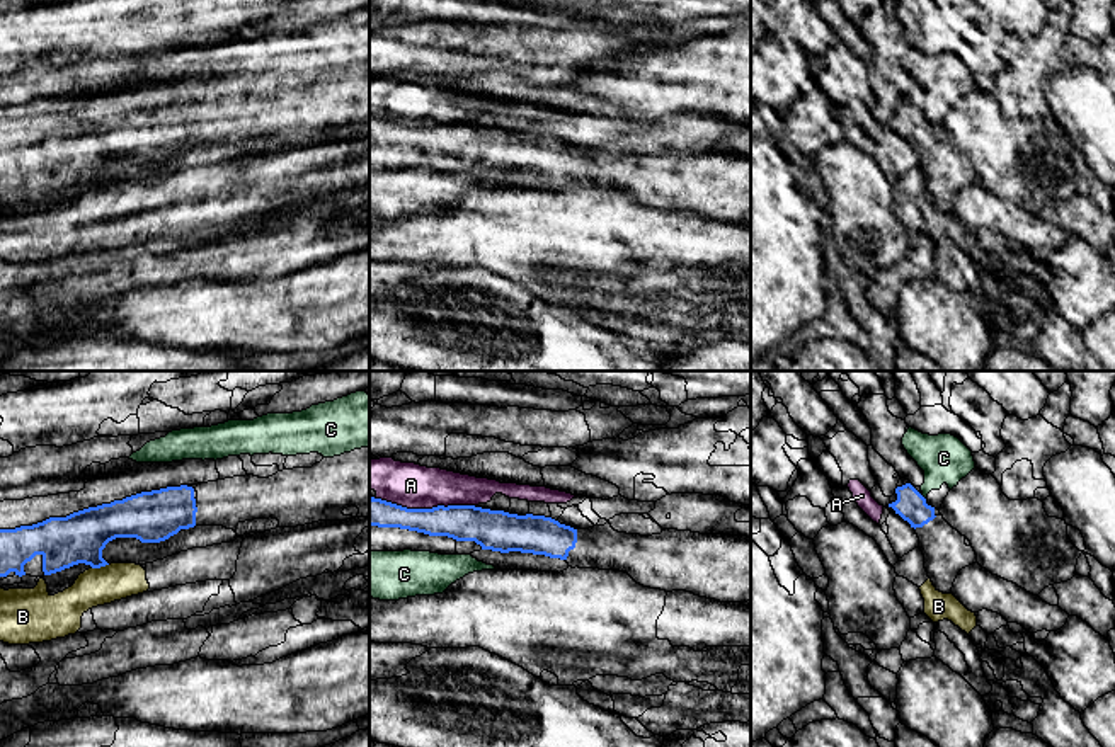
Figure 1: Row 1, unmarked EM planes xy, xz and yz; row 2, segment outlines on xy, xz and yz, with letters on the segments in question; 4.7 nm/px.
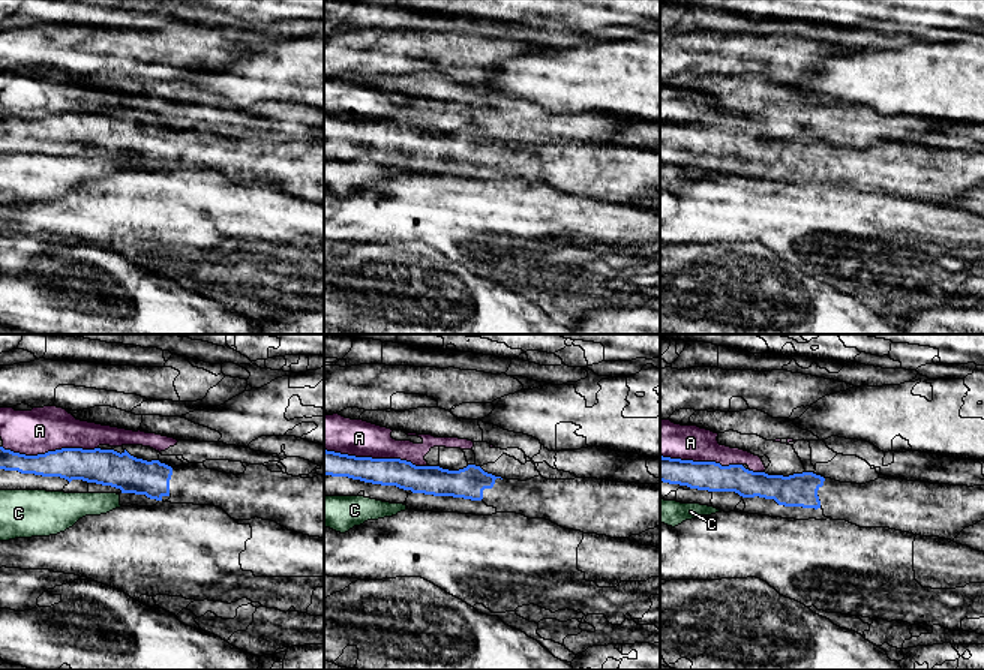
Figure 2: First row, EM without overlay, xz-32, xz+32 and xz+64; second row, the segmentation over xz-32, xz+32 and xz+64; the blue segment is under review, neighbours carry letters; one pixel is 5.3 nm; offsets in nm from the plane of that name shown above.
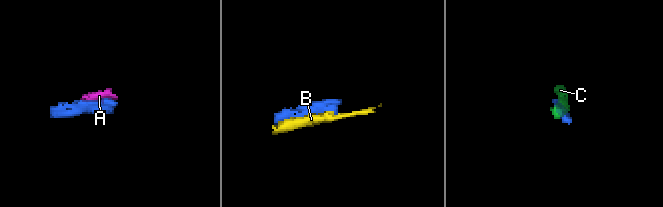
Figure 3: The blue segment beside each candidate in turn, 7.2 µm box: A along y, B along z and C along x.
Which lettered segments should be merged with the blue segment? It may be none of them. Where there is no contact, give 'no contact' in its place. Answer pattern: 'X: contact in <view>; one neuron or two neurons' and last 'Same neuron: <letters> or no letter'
A: contact in xz; two neurons
B: contact in xy; two neurons
C: contact in yz; two neurons
Same neuron: no letter

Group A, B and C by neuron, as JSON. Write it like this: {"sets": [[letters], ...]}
{"sets": [["A"], ["B"], ["C"]]}

